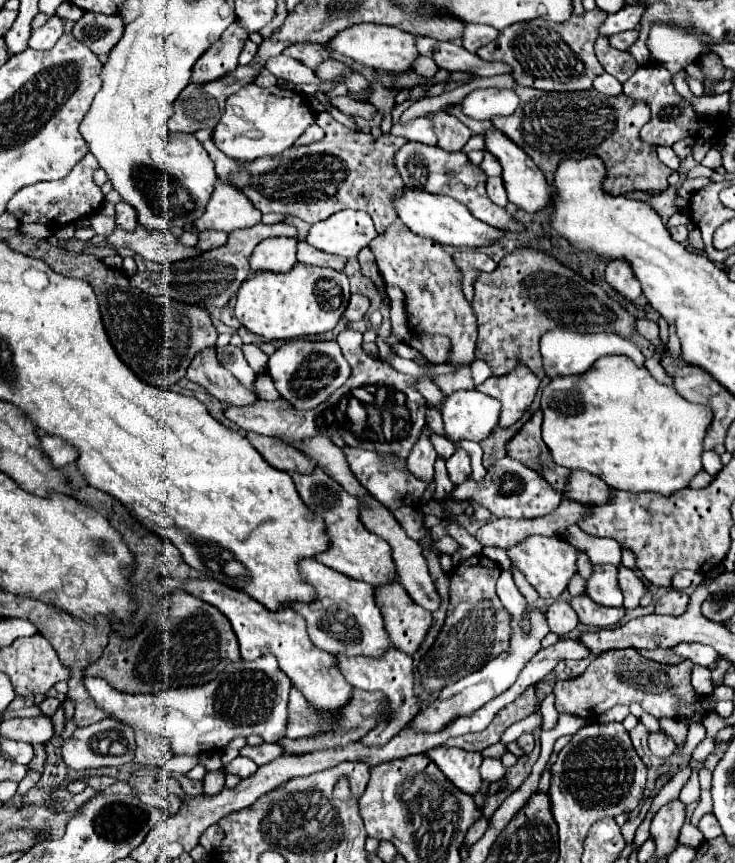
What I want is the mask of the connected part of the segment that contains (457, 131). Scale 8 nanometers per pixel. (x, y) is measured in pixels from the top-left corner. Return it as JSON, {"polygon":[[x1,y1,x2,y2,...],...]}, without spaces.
{"polygon":[[432,112,430,120,434,134,438,136,438,146,442,146,446,152,458,152,472,136,472,130,448,112]]}

